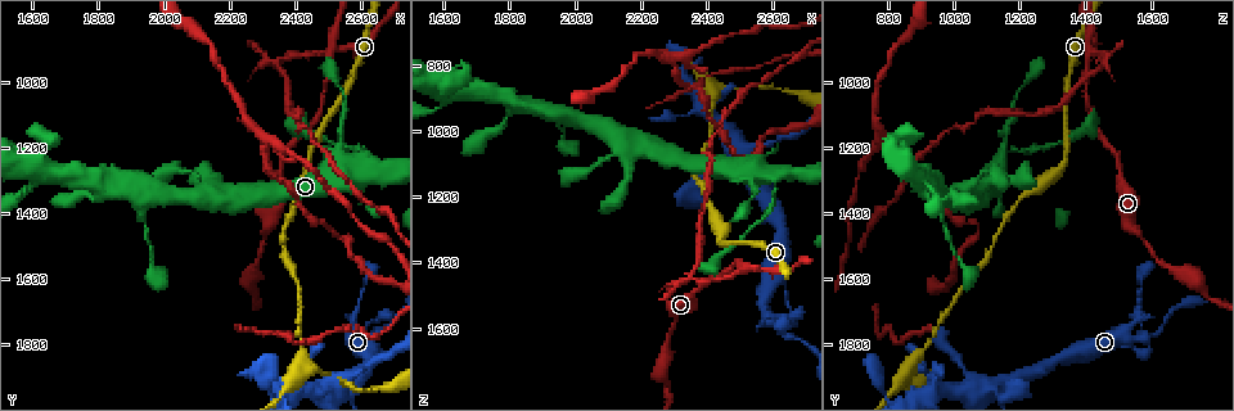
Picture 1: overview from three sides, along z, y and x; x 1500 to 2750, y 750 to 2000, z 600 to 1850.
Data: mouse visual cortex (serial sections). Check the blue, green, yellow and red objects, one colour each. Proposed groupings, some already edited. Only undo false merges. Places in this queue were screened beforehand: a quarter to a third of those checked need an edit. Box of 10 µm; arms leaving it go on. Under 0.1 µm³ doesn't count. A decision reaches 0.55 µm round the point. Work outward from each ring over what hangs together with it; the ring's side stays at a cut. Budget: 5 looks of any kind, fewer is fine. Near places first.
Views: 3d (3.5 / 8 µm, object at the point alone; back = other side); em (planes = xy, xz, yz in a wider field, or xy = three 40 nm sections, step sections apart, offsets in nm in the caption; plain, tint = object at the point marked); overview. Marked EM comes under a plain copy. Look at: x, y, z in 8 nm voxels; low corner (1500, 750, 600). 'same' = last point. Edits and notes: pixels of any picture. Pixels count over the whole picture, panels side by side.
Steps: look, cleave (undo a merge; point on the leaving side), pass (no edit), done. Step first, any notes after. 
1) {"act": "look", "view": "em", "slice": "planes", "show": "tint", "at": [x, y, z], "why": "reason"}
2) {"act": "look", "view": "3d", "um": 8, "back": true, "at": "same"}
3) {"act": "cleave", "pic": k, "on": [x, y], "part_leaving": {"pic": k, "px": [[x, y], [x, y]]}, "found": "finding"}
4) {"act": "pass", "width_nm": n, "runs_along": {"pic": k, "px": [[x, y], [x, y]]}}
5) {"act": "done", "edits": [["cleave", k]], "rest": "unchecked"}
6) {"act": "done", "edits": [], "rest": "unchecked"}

{"act": "look", "view": "3d", "um": 3.5, "at": [2500, 920, 1410], "why": "looks like a crossing"}

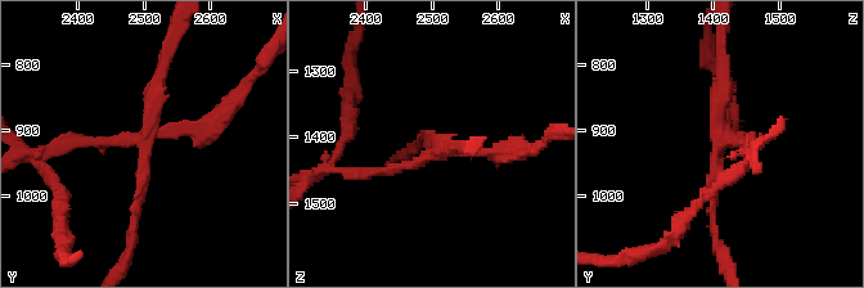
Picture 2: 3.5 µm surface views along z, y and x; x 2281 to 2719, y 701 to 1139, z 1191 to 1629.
{"act": "look", "view": "em", "slice": "xy", "step": 5, "show": "tint", "at": [2500, 915, 1415]}

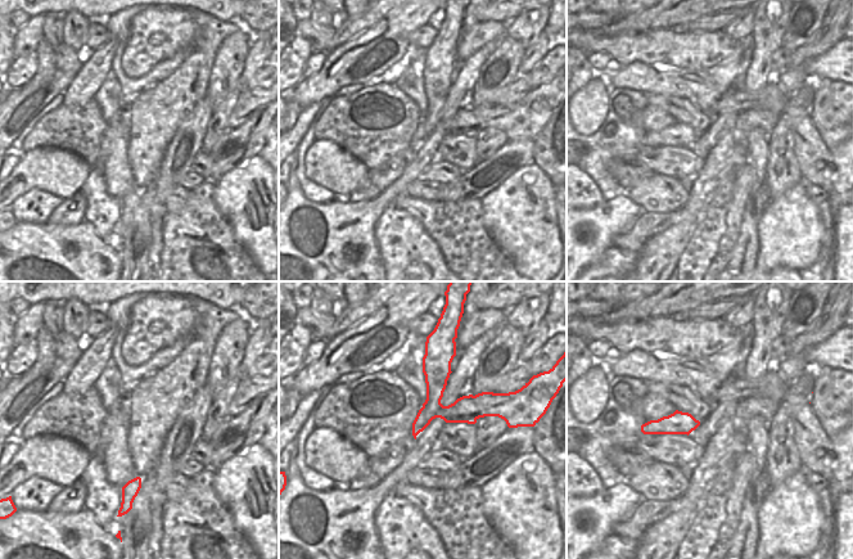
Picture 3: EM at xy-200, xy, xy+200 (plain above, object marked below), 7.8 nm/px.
{"act": "cleave", "pic": 2, "on": [485, 152], "arms": 4, "part_leaving": {"pic": 2, "px": [[135, 140], [59, 144], [44, 167]]}, "found": "two cells meet here"}

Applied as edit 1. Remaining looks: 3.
{"act": "look", "view": "3d", "um": 3.5, "at": [2570, 1890, 1040], "why": "calibre changes"}

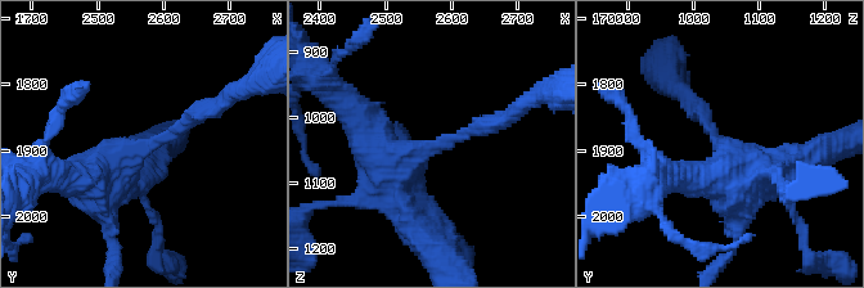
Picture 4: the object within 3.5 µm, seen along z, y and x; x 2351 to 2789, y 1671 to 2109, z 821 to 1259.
{"act": "look", "view": "em", "slice": "xy", "step": 3, "show": "tint", "at": [2575, 1890, 1040], "arm_widths_nm": [200, 450]}

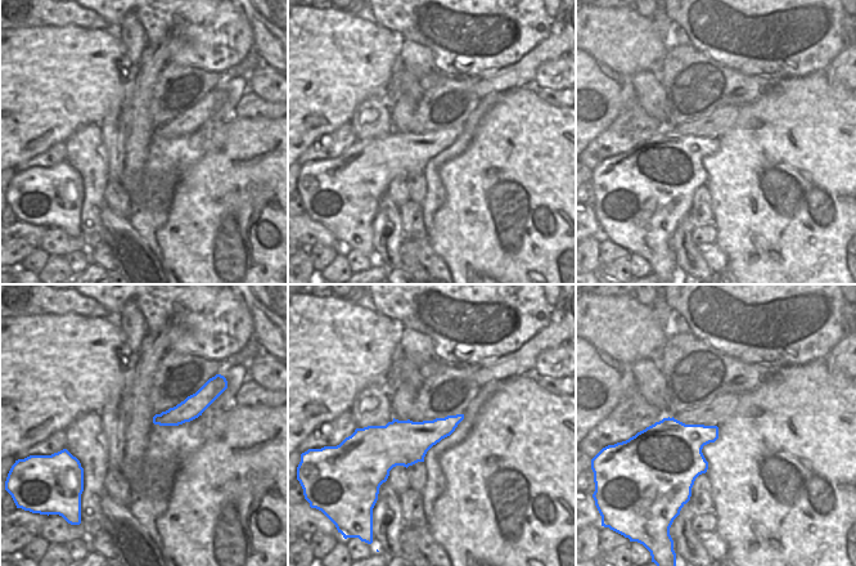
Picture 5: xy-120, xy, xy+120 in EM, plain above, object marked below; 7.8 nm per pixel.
{"act": "pass", "width_nm": 360, "runs_along": {"pic": 4, "px": [[396, 198], [409, 154], [507, 118]]}, "found": "one cell here"}

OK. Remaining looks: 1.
{"act": "done", "edits": [["cleave", 2]], "rest": "unchecked"}

